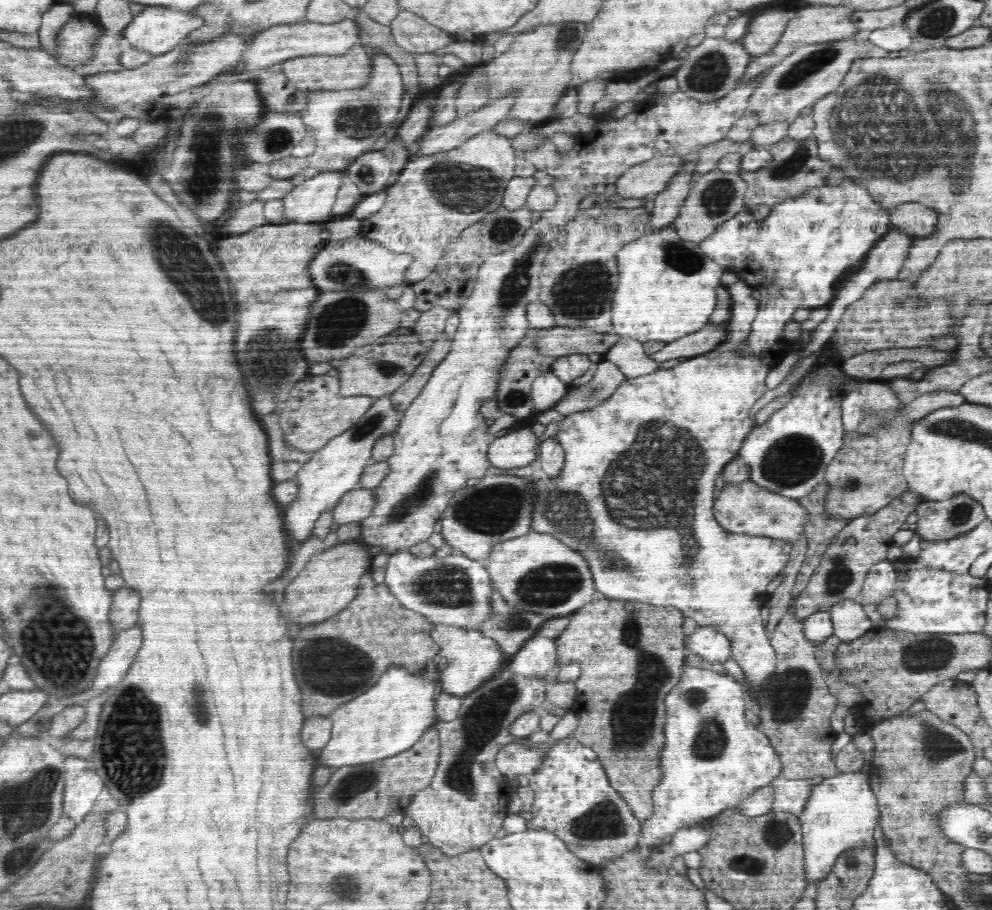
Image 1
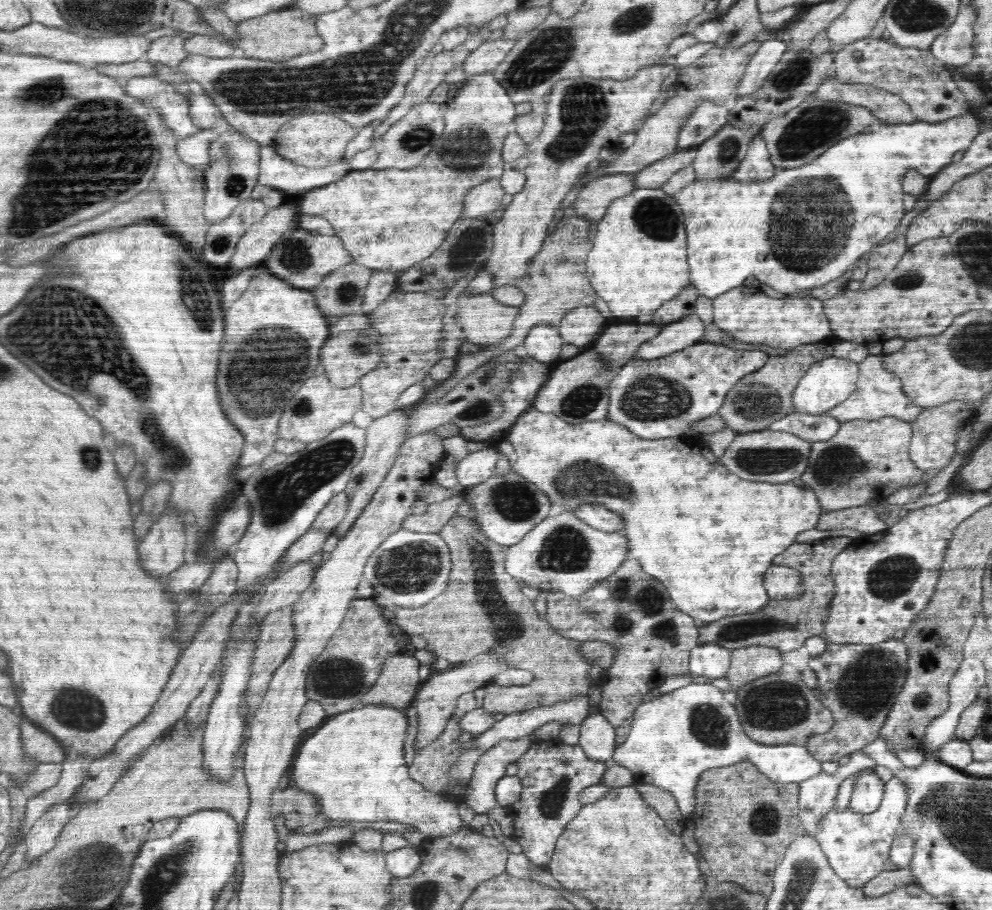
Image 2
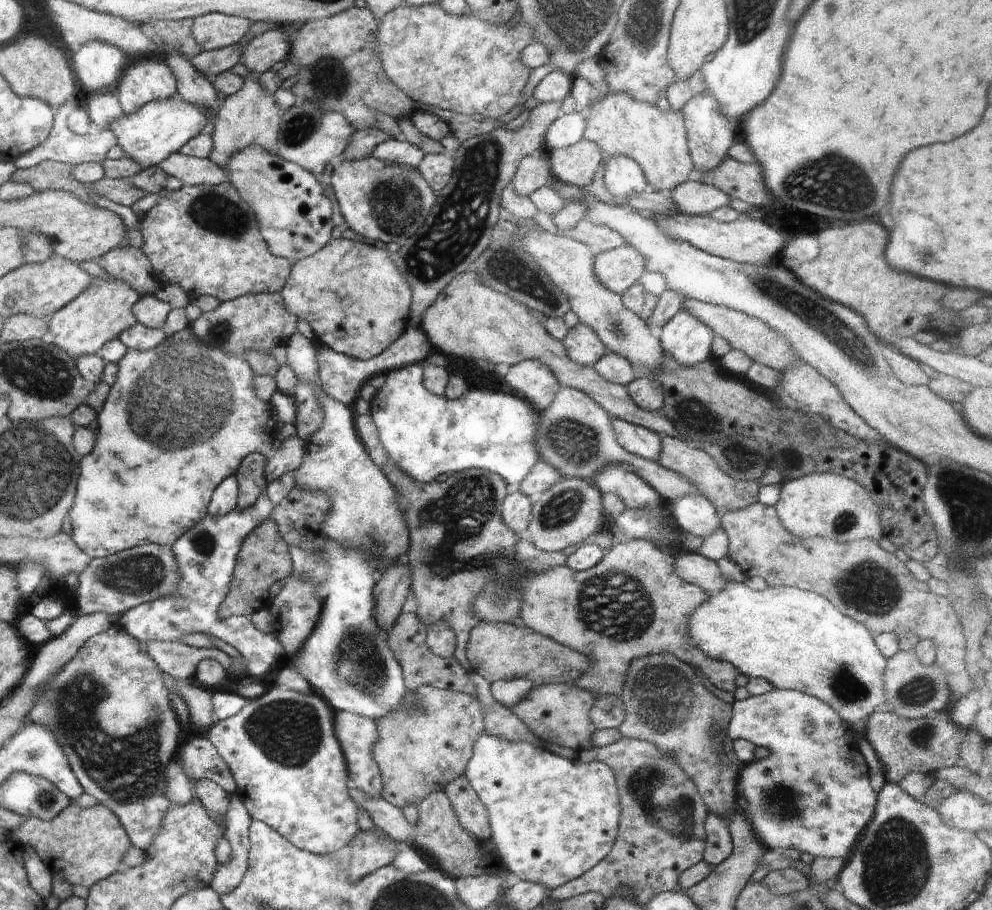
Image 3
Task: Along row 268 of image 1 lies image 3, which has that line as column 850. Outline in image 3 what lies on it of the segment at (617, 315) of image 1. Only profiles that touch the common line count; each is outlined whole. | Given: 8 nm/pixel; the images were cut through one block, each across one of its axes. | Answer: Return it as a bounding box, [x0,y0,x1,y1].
[688,582,886,726]

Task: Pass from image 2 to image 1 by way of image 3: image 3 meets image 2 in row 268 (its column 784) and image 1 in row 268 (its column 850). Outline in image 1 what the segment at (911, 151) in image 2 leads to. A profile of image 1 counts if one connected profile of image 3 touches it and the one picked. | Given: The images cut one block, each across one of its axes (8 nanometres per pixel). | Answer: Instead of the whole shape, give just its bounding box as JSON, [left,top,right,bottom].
[699,180,892,356]

